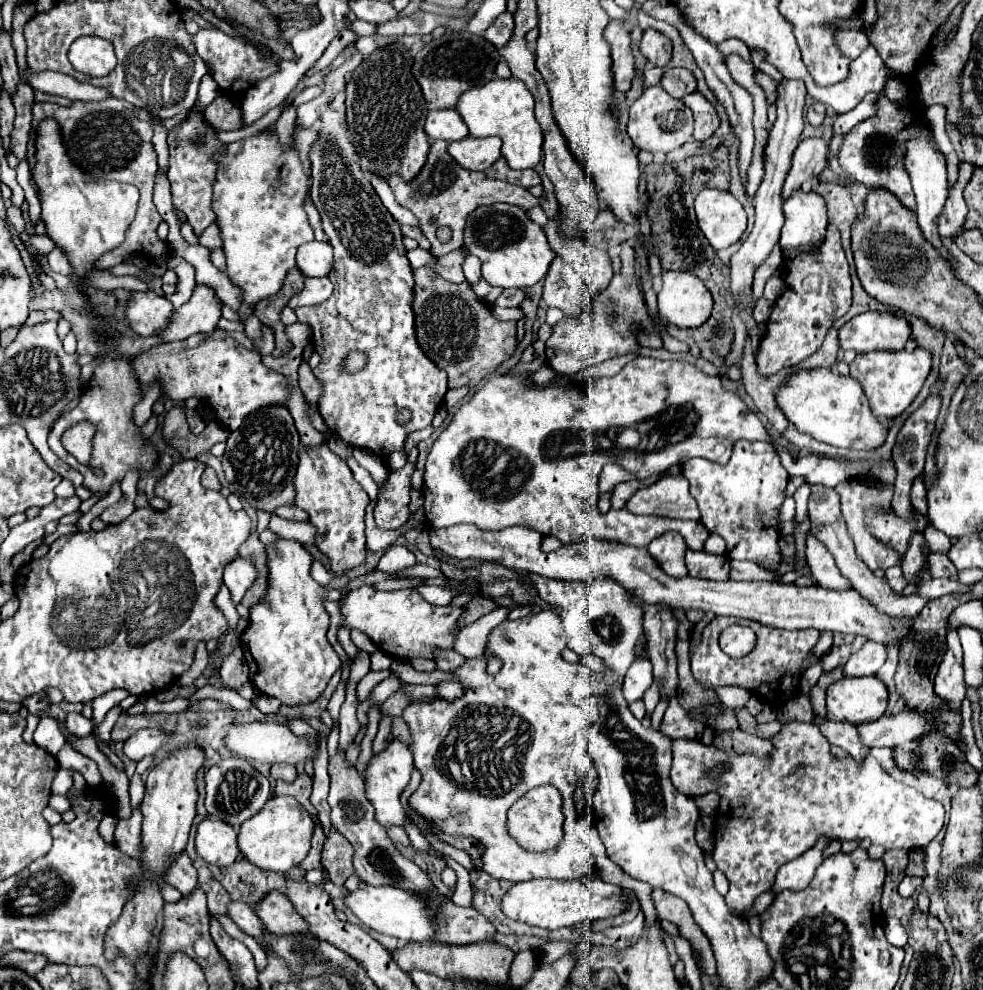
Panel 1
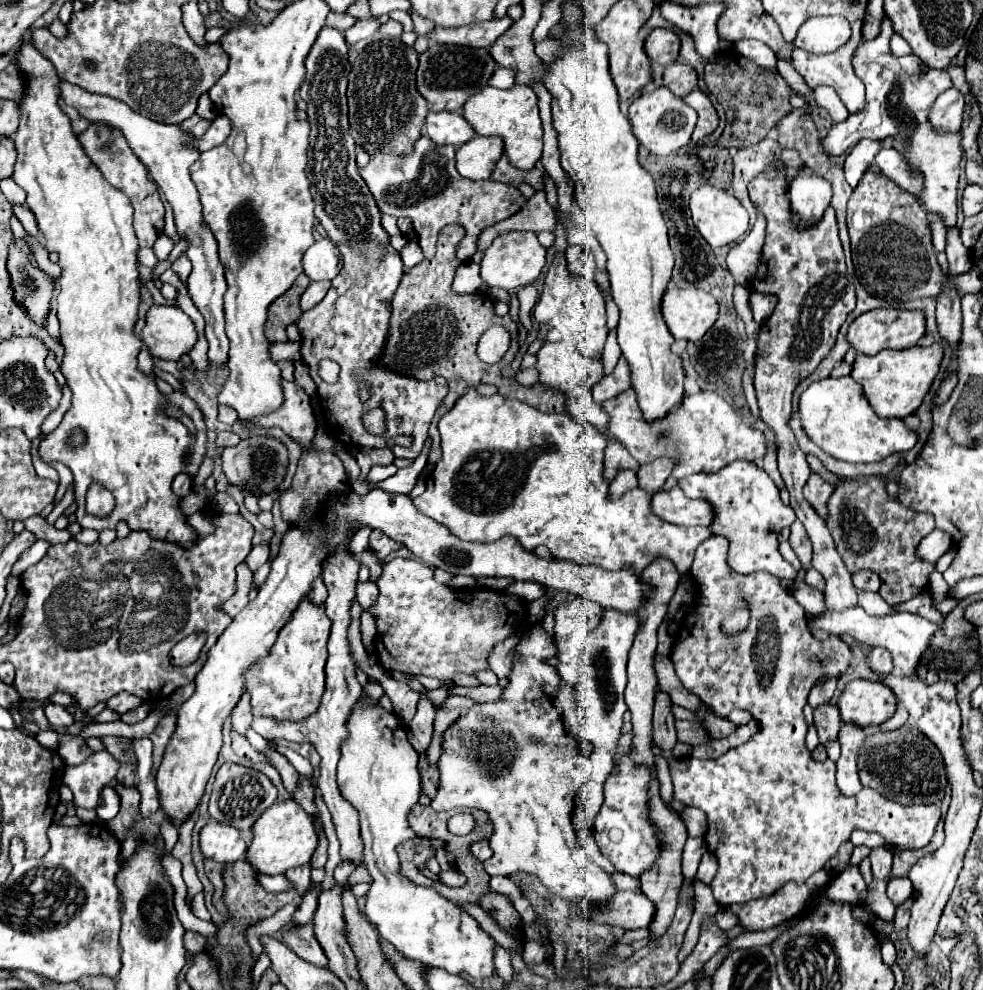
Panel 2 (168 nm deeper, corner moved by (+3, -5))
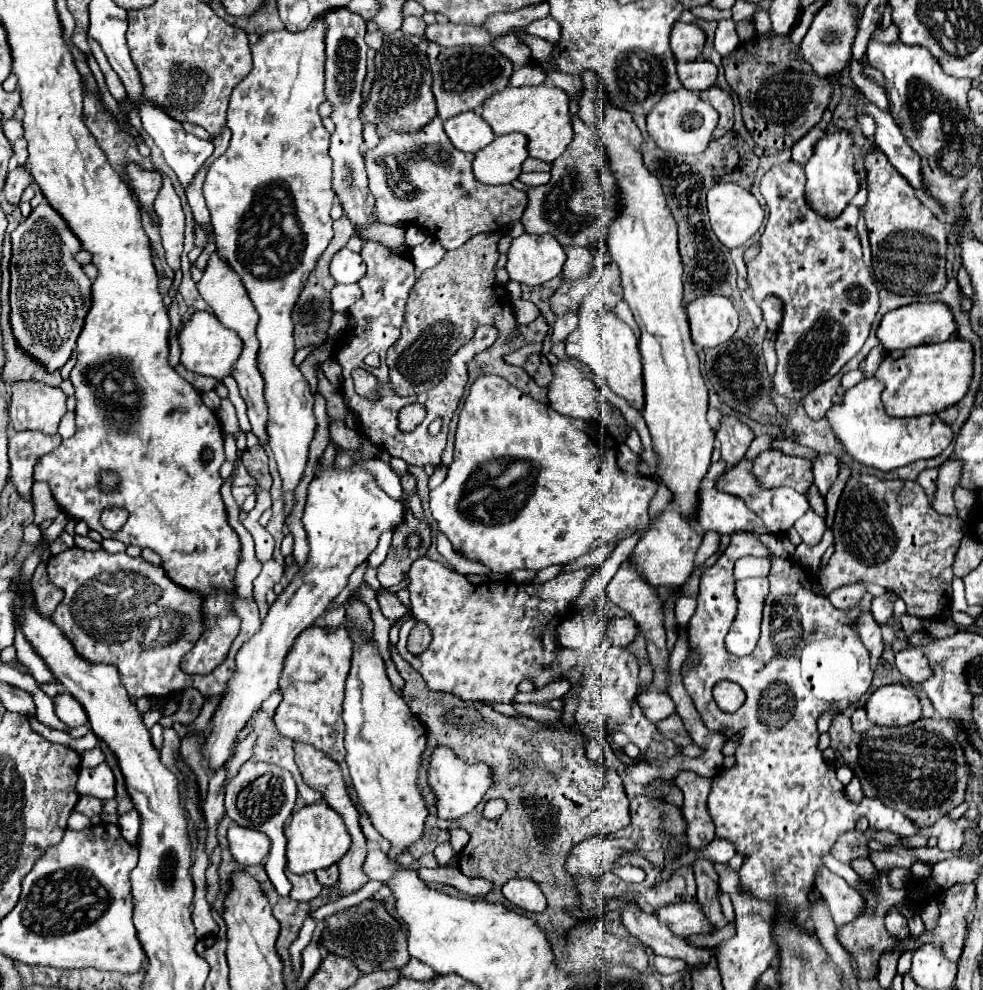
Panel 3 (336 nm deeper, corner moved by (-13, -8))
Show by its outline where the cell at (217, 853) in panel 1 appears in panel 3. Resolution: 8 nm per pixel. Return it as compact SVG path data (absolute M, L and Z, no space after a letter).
M232 823L228 829L228 843L230 843L230 853L244 867L262 863L262 859L270 851L270 839L264 833L240 827L236 823Z

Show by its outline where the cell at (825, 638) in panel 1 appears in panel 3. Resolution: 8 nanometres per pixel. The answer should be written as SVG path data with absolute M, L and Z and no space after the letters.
M852 473L840 495L834 525L832 525L836 549L828 565L816 573L816 593L828 595L832 589L838 589L848 583L856 583L858 577L868 577L870 583L882 585L898 593L904 599L906 611L910 615L916 615L918 619L938 621L952 603L952 579L954 579L952 563L960 547L960 541L966 535L964 527L966 523L960 517L946 517L936 513L924 489L920 489L916 481L878 479L876 475Z

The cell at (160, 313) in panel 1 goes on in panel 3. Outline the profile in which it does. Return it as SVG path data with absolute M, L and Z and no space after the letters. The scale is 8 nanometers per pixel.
M200 311L196 315L198 315L198 321L190 321L190 325L180 331L180 345L182 345L180 363L188 371L194 371L198 375L208 375L208 377L222 381L224 377L230 377L234 373L234 363L238 361L244 343L234 331L226 329L220 321L216 321L212 313Z

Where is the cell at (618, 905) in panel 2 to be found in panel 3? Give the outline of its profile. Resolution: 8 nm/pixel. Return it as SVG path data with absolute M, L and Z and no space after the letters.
M700 903L666 905L666 907L660 907L654 915L658 915L660 921L664 921L674 933L680 933L682 937L712 933L712 925L708 923Z

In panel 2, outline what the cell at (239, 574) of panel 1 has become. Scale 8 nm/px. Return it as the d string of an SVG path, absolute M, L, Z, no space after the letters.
M258 544L258 546L254 546L252 550L250 550L250 554L246 556L246 560L244 560L244 564L248 566L248 570L254 574L266 560L268 560L268 556L270 556L270 550L268 550L268 546L266 544Z

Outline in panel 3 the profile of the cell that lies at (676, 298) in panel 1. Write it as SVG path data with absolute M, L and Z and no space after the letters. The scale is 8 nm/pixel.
M706 295L686 305L692 341L702 349L712 349L728 341L738 327L738 313L730 299L722 295Z

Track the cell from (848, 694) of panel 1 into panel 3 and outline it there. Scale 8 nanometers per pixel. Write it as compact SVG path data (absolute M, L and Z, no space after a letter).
M902 683L882 685L868 699L866 713L874 725L910 725L920 719L920 699L914 689Z

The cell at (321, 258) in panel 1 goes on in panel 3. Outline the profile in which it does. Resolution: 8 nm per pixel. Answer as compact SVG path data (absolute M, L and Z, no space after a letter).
M340 249L332 257L330 273L336 283L358 283L366 273L366 265L360 253L354 253L350 249Z

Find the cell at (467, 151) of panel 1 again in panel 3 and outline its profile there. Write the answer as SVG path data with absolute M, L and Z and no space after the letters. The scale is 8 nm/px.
M510 133L496 137L474 157L474 175L480 183L504 185L518 179L522 163L528 157L526 135Z

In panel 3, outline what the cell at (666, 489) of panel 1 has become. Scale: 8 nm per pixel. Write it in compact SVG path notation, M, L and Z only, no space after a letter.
M706 489L700 491L700 505L696 509L696 527L700 531L716 531L720 535L732 535L736 531L768 533L762 519L746 507L740 497Z

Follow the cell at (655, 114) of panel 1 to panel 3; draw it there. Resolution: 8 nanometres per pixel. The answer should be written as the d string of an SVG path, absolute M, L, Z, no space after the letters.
M682 87L678 91L666 93L658 101L658 105L648 113L646 125L648 125L648 135L656 141L660 149L678 155L700 155L712 139L712 131L718 125L718 113L710 103L702 101L698 93Z

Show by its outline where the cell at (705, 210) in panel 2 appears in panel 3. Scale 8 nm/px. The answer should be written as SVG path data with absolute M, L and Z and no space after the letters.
M736 183L714 185L707 193L706 208L708 215L710 215L712 231L716 233L720 243L726 245L728 249L740 247L742 243L746 243L760 229L762 219L764 219L764 211L762 211L760 203L756 201L756 197Z

